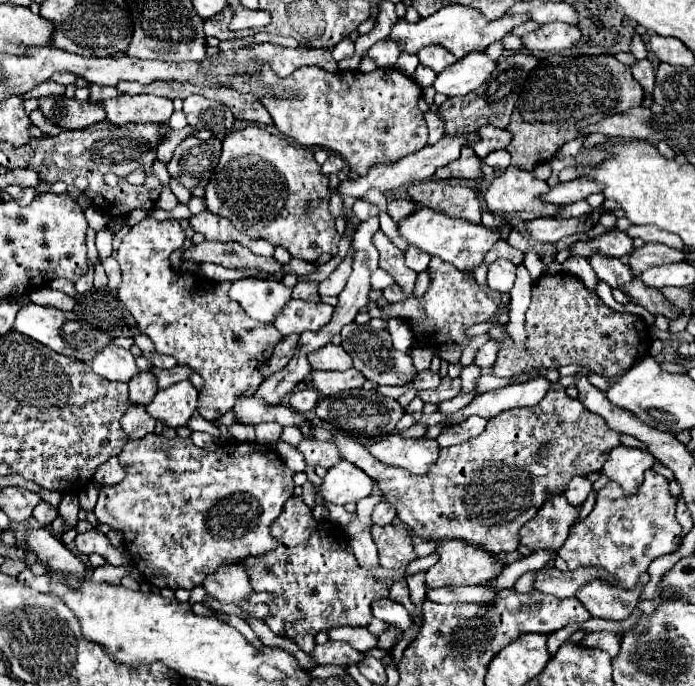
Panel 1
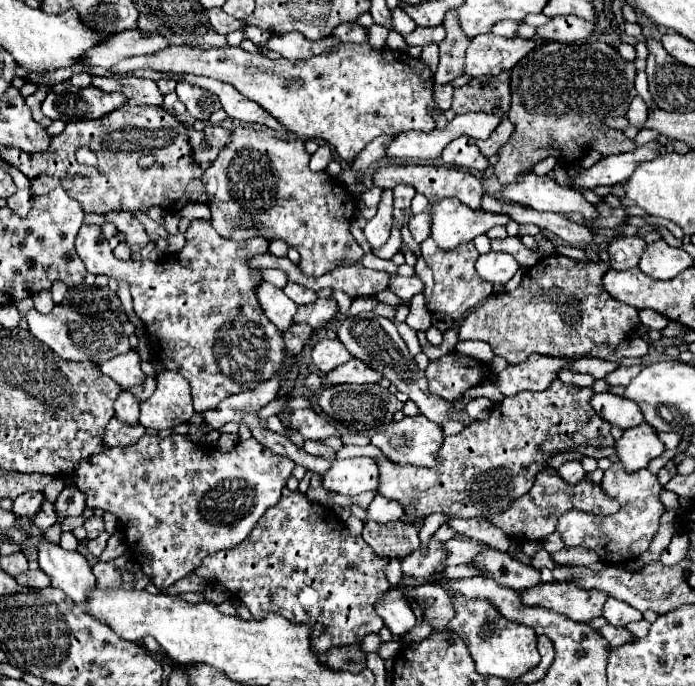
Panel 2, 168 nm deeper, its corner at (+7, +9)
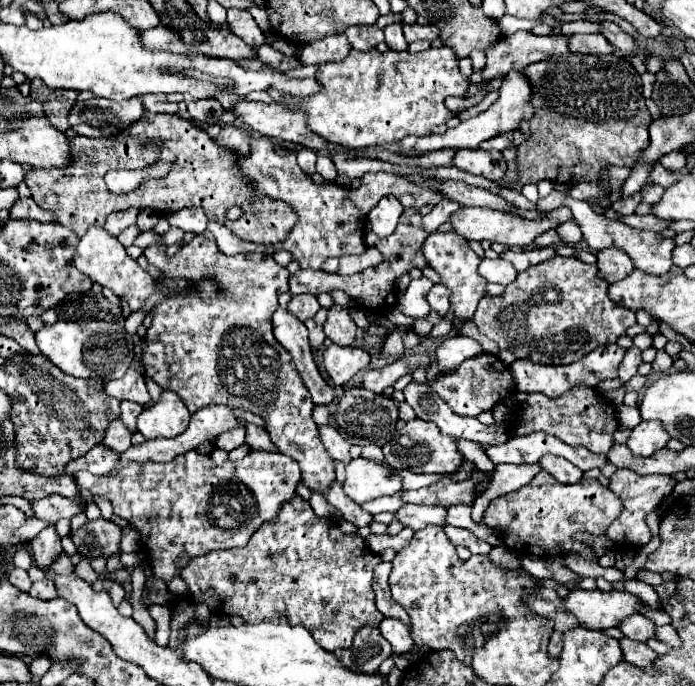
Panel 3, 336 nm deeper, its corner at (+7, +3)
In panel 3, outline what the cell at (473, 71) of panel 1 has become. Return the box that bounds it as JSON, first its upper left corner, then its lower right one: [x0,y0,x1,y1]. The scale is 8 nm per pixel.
[482,31,570,79]

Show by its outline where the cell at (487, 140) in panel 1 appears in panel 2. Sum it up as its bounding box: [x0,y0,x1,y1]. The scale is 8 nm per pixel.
[476,119,514,157]

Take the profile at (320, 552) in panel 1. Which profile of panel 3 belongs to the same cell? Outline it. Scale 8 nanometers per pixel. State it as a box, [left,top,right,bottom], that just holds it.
[180,497,384,651]

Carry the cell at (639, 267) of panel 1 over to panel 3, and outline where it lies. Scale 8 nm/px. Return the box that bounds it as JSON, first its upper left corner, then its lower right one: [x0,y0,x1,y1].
[596,249,634,283]

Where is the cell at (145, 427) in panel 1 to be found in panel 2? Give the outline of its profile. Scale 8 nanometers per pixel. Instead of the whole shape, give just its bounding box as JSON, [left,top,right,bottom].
[104,417,146,447]

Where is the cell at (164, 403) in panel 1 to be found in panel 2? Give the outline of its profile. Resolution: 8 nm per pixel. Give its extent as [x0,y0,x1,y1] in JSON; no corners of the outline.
[140,371,194,431]

